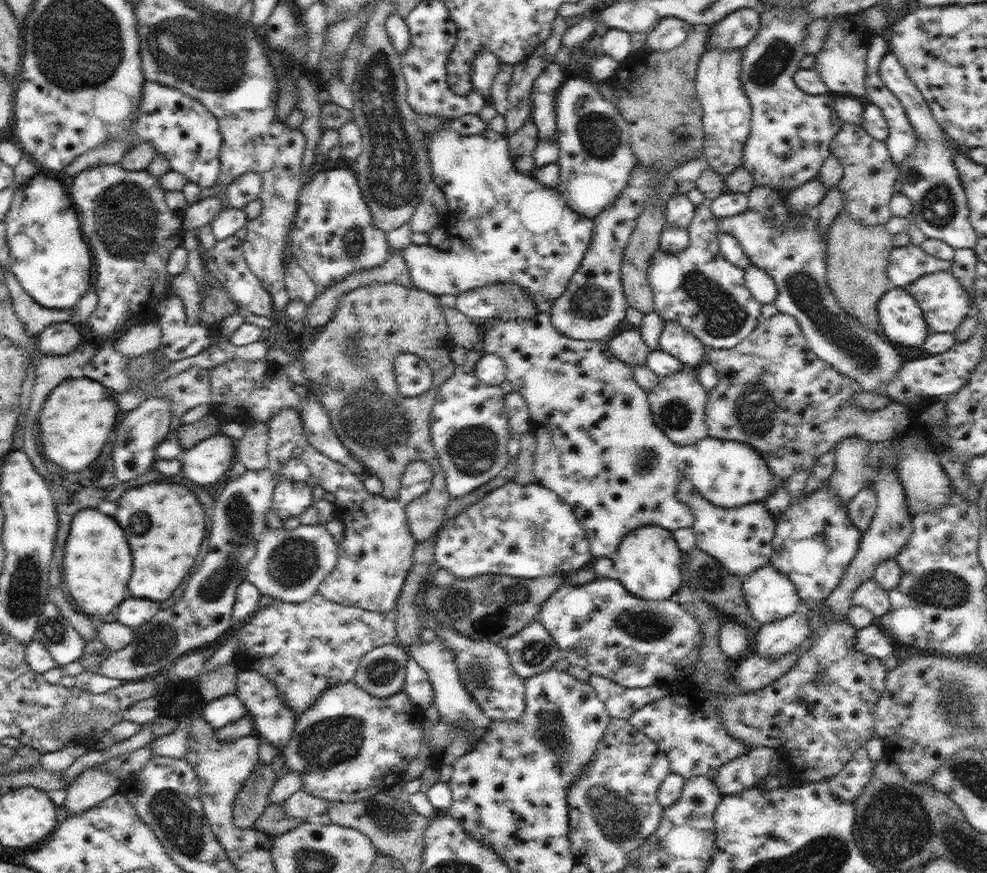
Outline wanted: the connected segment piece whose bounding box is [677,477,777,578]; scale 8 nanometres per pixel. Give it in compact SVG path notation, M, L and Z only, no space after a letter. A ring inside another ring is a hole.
M688 477L679 482L677 497L689 506L695 516L692 528L696 546L717 558L732 574L743 578L771 562L777 519L764 503L749 502L738 508L714 506L694 490L693 482Z

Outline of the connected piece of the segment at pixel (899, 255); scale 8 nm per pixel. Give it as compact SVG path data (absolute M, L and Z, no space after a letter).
M919 246L894 247L890 252L887 276L891 287L907 288L923 275L951 269L950 261L936 259Z

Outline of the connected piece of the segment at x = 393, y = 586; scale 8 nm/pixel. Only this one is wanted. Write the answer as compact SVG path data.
M303 441L300 446L302 447L301 459L310 469L312 476L318 480L318 484L325 491L335 494L335 509L340 510L340 516L342 516L345 526L344 541L338 544L338 562L332 572L320 583L317 591L324 598L344 606L360 607L365 611L376 611L390 615L390 612L397 607L397 598L403 589L409 570L412 568L413 554L417 545L406 520L405 508L411 500L417 499L429 489L433 479L431 464L423 460L413 460L408 466L406 481L400 488L399 496L396 499L388 499L381 494L370 494L358 475L342 463L337 463L316 450L308 441Z

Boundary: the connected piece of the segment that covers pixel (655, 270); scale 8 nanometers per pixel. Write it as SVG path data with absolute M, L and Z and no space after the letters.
M709 203L695 206L692 223L689 225L690 246L682 253L668 254L658 249L646 272L654 300L654 311L666 321L675 321L702 344L713 349L734 348L743 338L752 335L762 318L761 304L748 291L745 272L731 264L720 253L718 244L719 224Z

